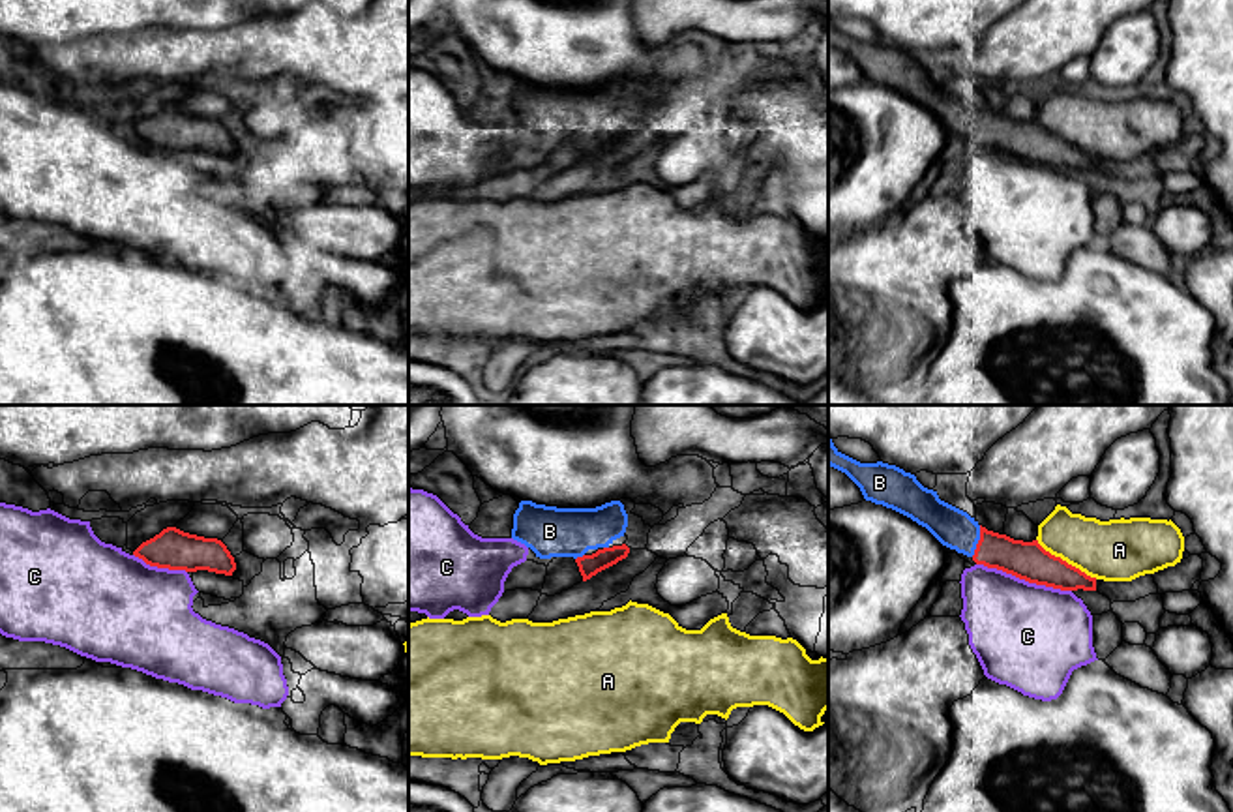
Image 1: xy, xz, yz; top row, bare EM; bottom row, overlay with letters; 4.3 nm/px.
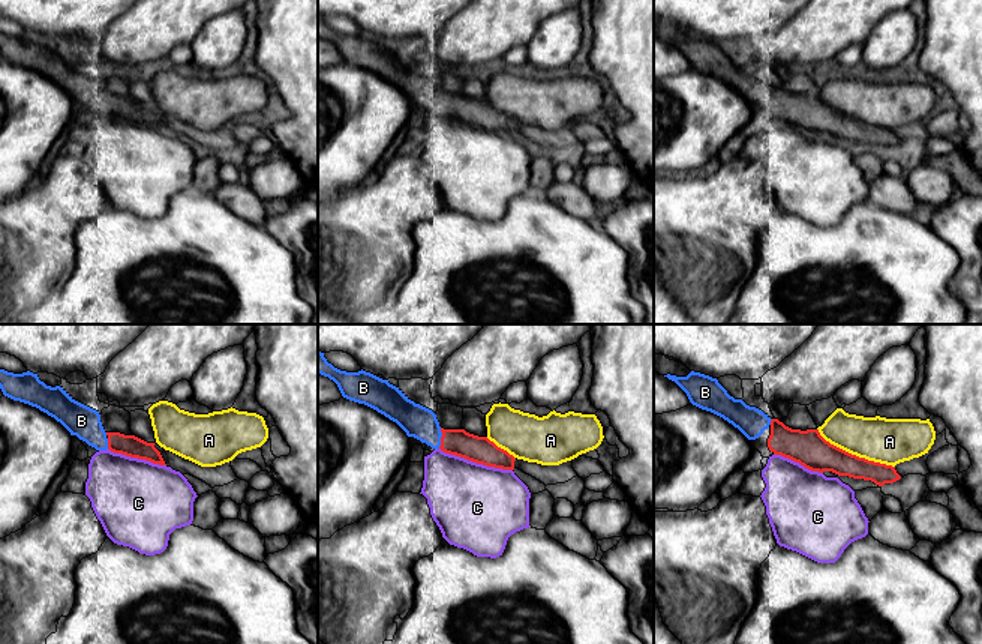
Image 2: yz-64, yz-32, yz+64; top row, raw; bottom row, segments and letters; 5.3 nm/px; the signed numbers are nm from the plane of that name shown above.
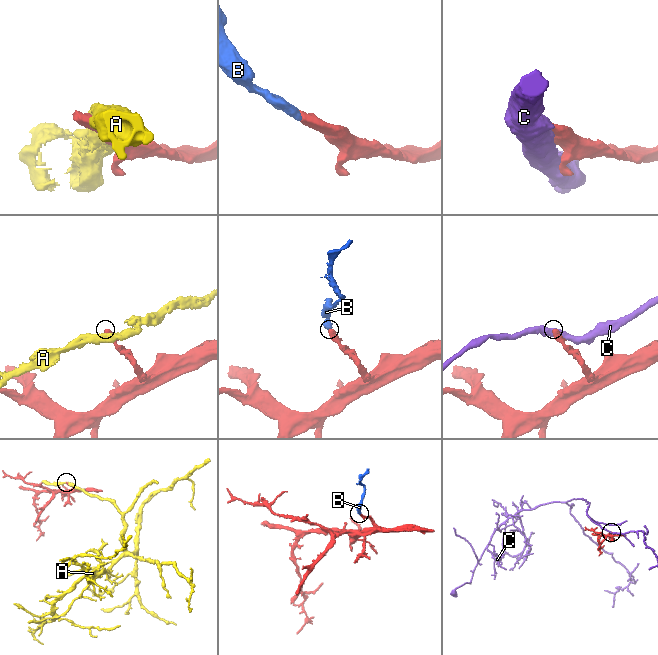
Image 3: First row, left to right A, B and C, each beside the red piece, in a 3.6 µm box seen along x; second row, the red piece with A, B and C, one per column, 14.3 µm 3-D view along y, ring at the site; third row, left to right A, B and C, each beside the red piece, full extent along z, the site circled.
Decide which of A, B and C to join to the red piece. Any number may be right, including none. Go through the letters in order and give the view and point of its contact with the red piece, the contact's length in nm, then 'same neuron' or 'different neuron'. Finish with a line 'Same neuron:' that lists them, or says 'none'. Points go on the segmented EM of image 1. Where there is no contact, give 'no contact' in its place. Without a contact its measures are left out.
A: contact yz (1065, 561); length 320 nm; different neuron
B: contact yz (979, 541); length 140 nm; same neuron
C: contact yz (1024, 578); length 420 nm; different neuron
Same neuron: B

